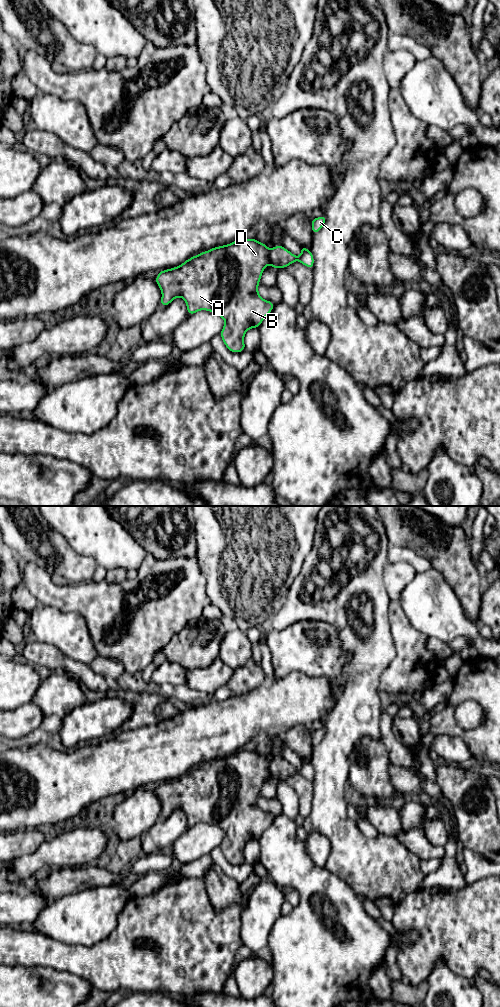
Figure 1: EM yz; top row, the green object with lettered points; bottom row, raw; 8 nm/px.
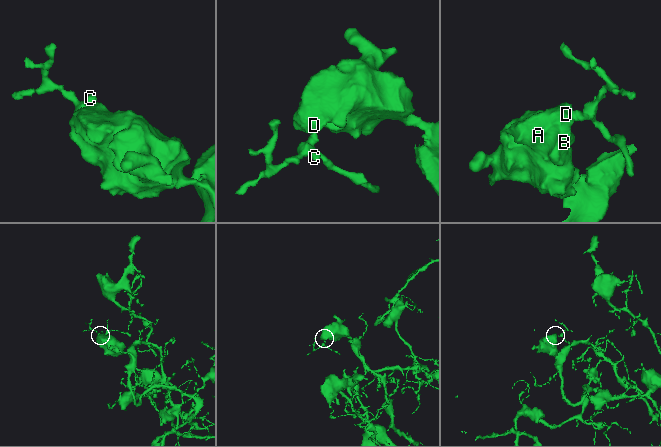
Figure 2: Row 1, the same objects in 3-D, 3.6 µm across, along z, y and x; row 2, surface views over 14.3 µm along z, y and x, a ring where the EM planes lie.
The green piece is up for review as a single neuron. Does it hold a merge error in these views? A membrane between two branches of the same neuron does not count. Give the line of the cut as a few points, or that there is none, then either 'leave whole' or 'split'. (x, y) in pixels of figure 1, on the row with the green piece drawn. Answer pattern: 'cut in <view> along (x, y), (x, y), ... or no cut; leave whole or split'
cut in yz along (270, 251), (268, 262); split

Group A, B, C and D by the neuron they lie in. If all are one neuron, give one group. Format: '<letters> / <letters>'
A B D / C

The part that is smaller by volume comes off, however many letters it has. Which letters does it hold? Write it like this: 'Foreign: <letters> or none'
Foreign: C

